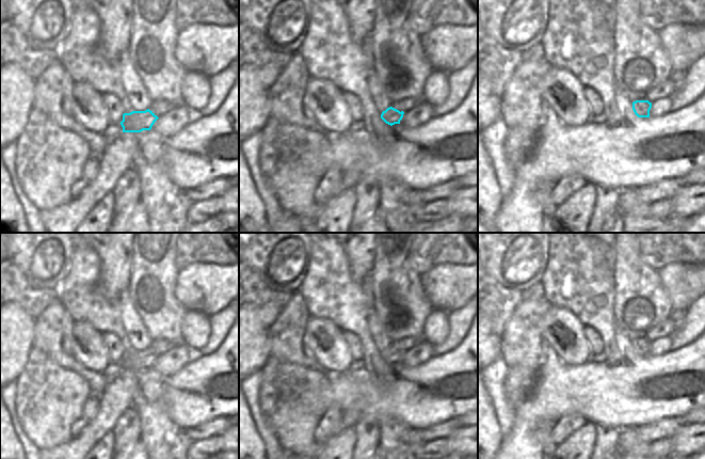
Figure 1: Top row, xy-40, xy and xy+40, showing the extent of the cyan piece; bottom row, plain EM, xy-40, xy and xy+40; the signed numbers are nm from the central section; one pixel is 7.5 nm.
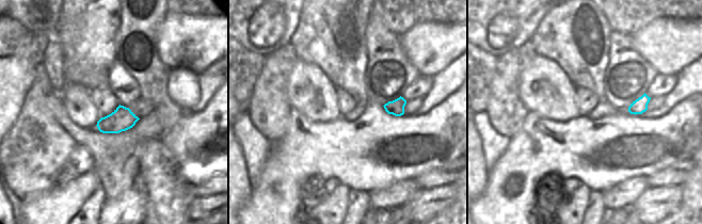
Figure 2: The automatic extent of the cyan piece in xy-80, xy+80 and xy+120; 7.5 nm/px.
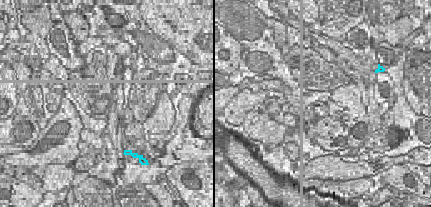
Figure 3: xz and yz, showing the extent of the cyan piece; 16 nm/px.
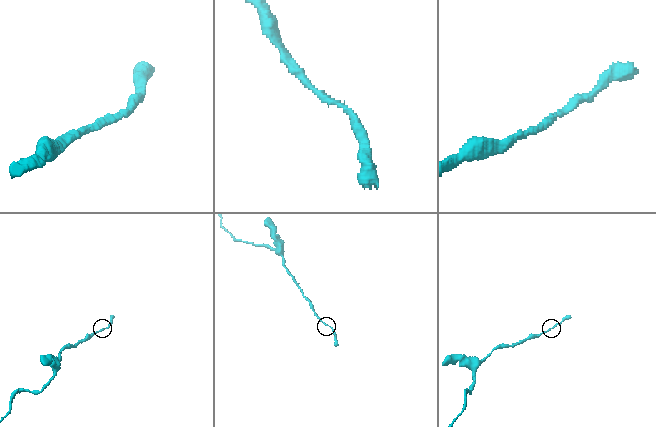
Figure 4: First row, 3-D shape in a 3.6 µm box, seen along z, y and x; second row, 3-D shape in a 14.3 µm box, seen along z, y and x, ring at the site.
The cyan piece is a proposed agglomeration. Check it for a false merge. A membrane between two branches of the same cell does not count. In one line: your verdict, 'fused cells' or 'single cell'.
single cell

